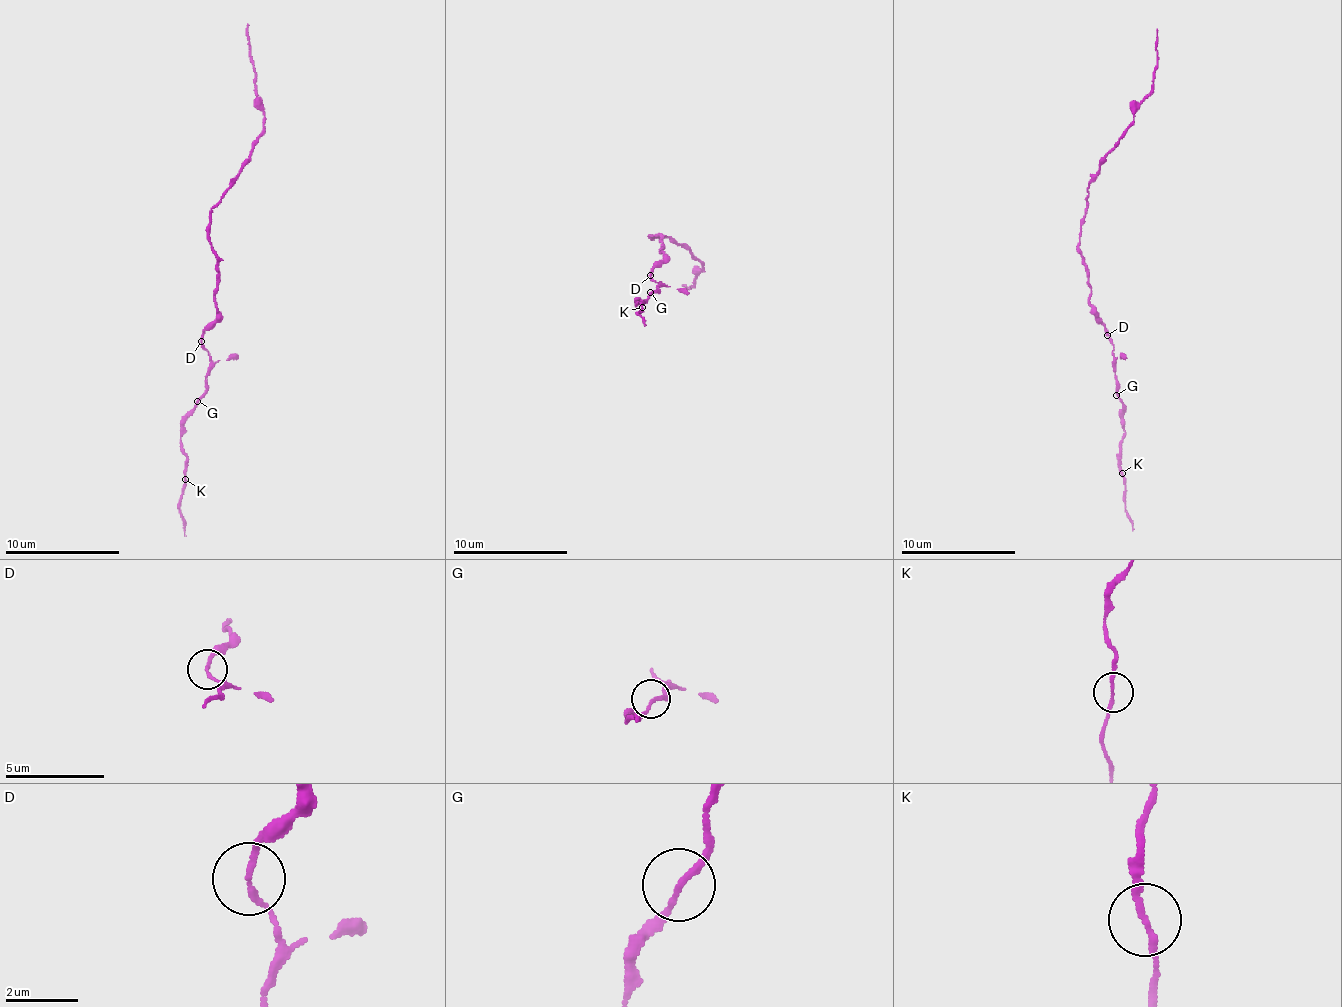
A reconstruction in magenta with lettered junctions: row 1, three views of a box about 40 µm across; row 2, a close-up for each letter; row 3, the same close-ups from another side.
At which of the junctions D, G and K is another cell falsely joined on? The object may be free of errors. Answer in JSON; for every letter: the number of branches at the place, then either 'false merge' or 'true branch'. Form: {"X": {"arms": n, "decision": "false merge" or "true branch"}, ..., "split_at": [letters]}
{"D": {"arms": 2, "decision": "true branch"}, "G": {"arms": 2, "decision": "true branch"}, "K": {"arms": 2, "decision": "true branch"}, "split_at": []}

